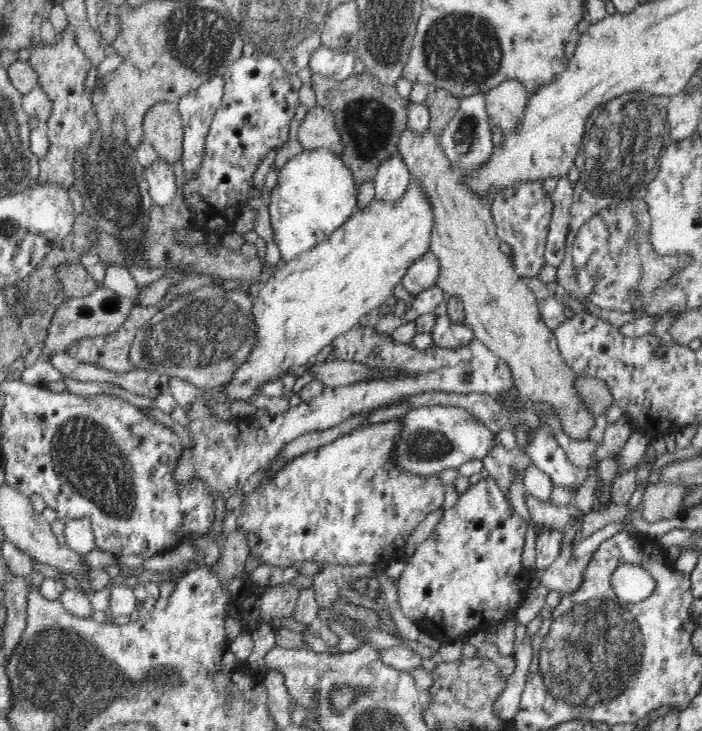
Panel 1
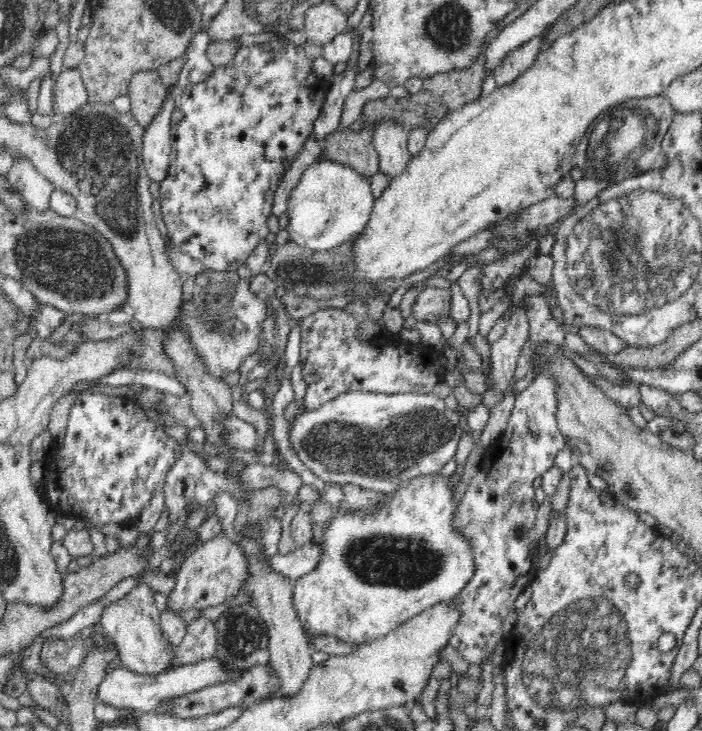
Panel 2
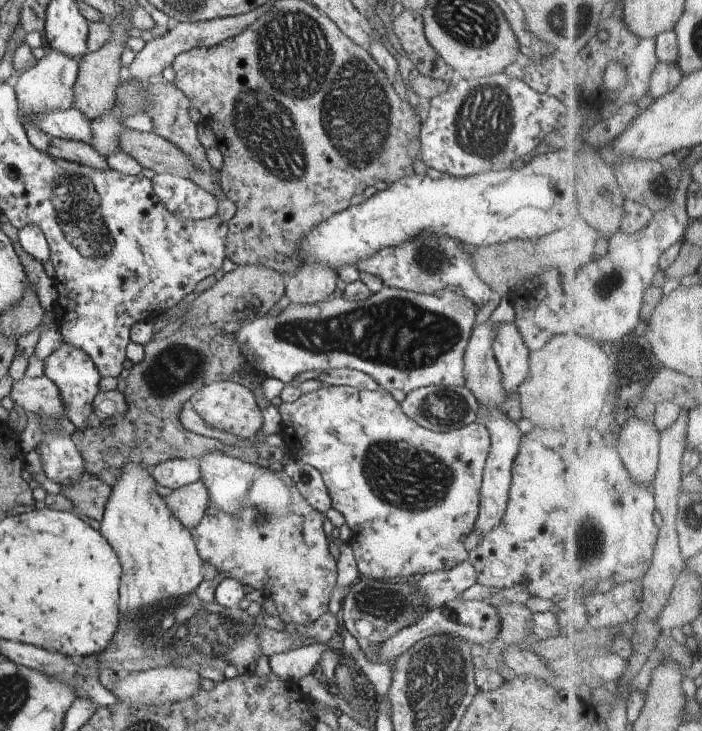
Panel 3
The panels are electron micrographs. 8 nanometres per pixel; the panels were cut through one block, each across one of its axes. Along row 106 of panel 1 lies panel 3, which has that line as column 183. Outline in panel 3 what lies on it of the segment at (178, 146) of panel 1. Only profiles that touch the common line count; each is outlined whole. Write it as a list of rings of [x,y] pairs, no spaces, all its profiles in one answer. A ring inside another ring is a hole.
[[[126,128],[119,138],[121,151],[133,156],[144,168],[190,179],[195,162],[175,144],[154,132]]]

